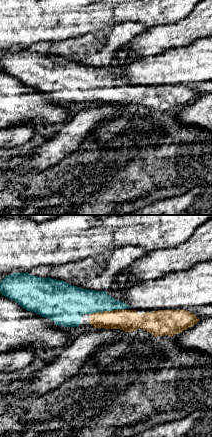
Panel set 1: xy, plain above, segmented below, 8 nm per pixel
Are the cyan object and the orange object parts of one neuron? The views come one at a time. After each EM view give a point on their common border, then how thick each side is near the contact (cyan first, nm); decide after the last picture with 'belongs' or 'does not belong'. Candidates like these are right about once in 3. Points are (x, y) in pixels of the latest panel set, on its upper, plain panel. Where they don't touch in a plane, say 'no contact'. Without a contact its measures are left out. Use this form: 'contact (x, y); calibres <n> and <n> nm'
contact (103, 86); calibres 260 and 180 nm

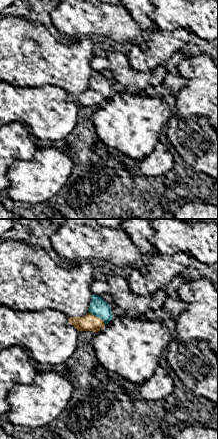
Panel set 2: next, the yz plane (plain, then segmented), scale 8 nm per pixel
contact (98, 93); calibres 150 and 140 nm

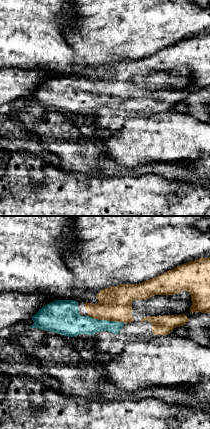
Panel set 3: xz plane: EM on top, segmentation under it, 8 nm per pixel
contact (106, 96); calibres 160 and 280 nm

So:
belongs

